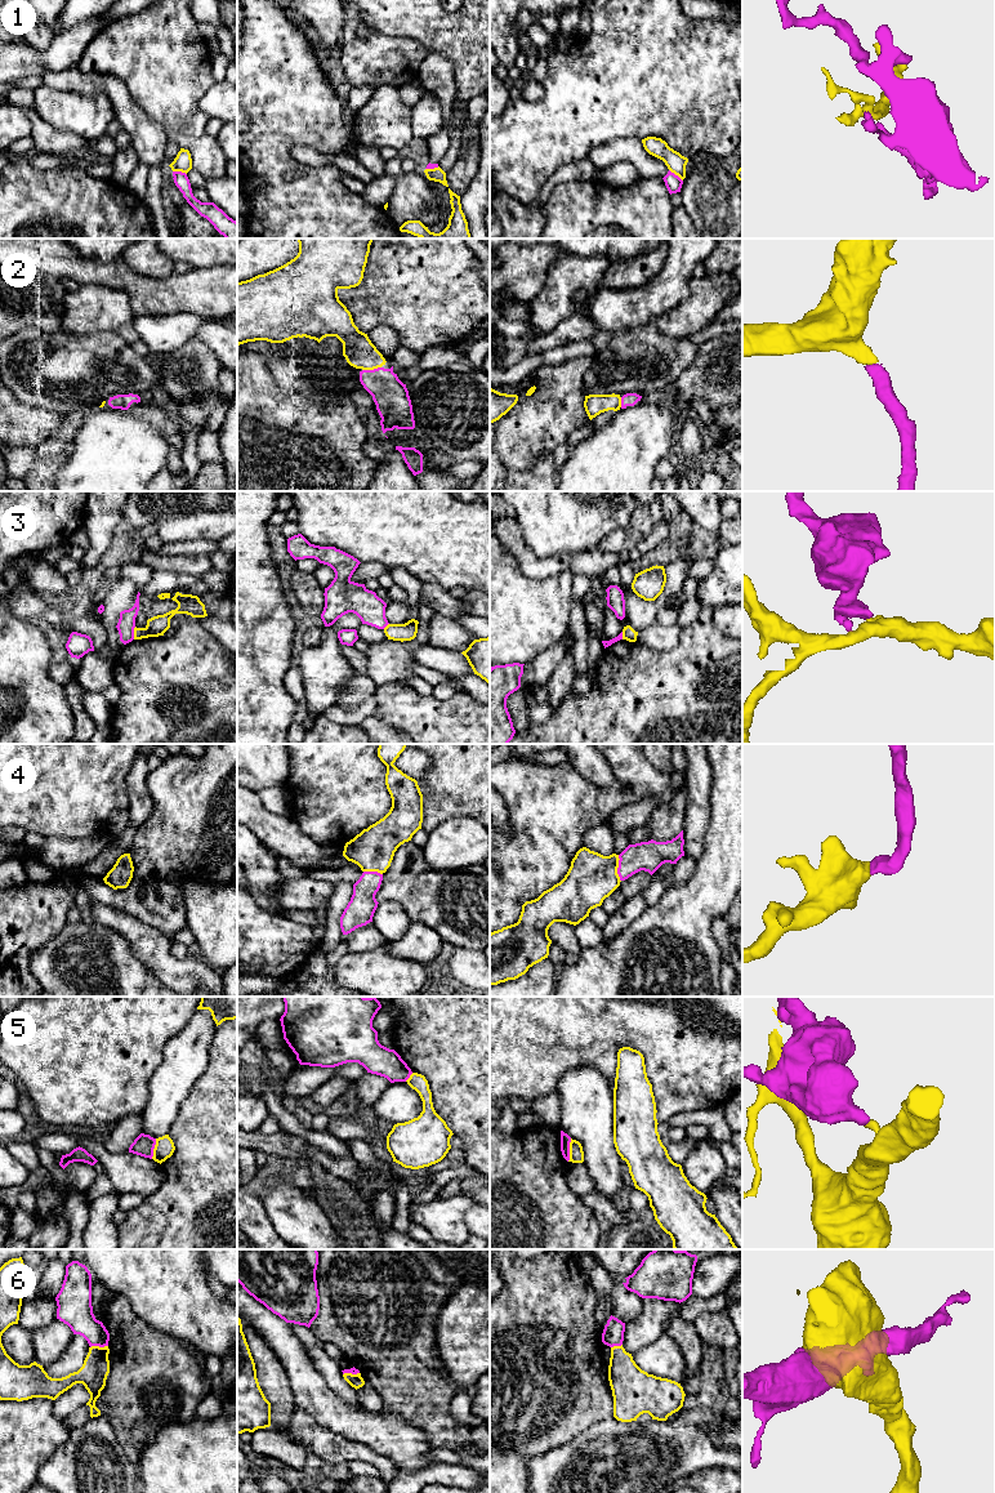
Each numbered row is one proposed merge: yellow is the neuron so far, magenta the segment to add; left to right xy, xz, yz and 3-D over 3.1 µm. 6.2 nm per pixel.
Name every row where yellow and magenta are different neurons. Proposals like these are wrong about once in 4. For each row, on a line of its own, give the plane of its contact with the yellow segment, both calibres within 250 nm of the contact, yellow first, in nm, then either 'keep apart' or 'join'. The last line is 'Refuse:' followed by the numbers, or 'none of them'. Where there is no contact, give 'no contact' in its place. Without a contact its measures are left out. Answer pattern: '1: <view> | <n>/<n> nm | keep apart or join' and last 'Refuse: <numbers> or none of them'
1: xy | 110/90 nm | keep apart
2: xz | 190/220 nm | join
3: xy | 120/110 nm | keep apart
4: yz | 300/190 nm | join
5: yz | 100/60 nm | keep apart
6: xy | 170/190 nm | join
Refuse: 1, 3, 5

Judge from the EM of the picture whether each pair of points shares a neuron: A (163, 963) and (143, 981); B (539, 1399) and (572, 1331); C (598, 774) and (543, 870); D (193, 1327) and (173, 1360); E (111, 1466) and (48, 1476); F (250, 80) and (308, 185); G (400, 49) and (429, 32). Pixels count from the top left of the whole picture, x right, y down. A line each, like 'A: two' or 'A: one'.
A: two
B: one
C: two
D: two
E: one
F: one
G: two

